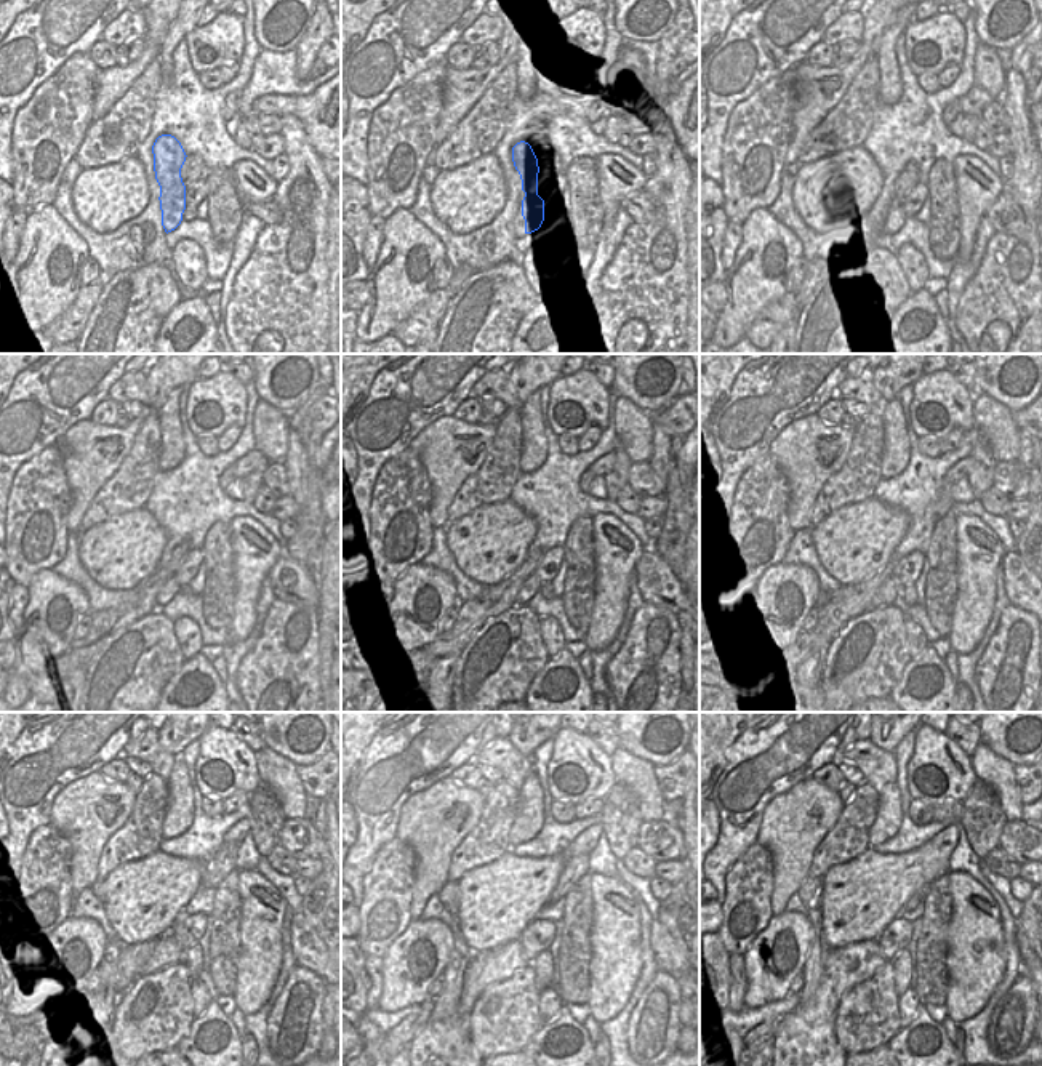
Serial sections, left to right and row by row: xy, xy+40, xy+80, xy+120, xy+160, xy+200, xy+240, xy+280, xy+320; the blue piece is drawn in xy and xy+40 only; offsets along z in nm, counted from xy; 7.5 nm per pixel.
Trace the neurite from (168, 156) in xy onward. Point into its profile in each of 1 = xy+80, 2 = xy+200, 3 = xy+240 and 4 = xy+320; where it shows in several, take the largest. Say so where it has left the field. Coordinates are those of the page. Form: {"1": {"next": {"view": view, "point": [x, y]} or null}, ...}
{"1": {"next": {"view": "xy+80", "point": [893, 221]}}, "2": {"next": {"view": "xy+200", "point": [889, 591]}}, "3": {"next": {"view": "xy+240", "point": [167, 951]}}, "4": {"next": {"view": "xy+320", "point": [805, 1037]}}}

